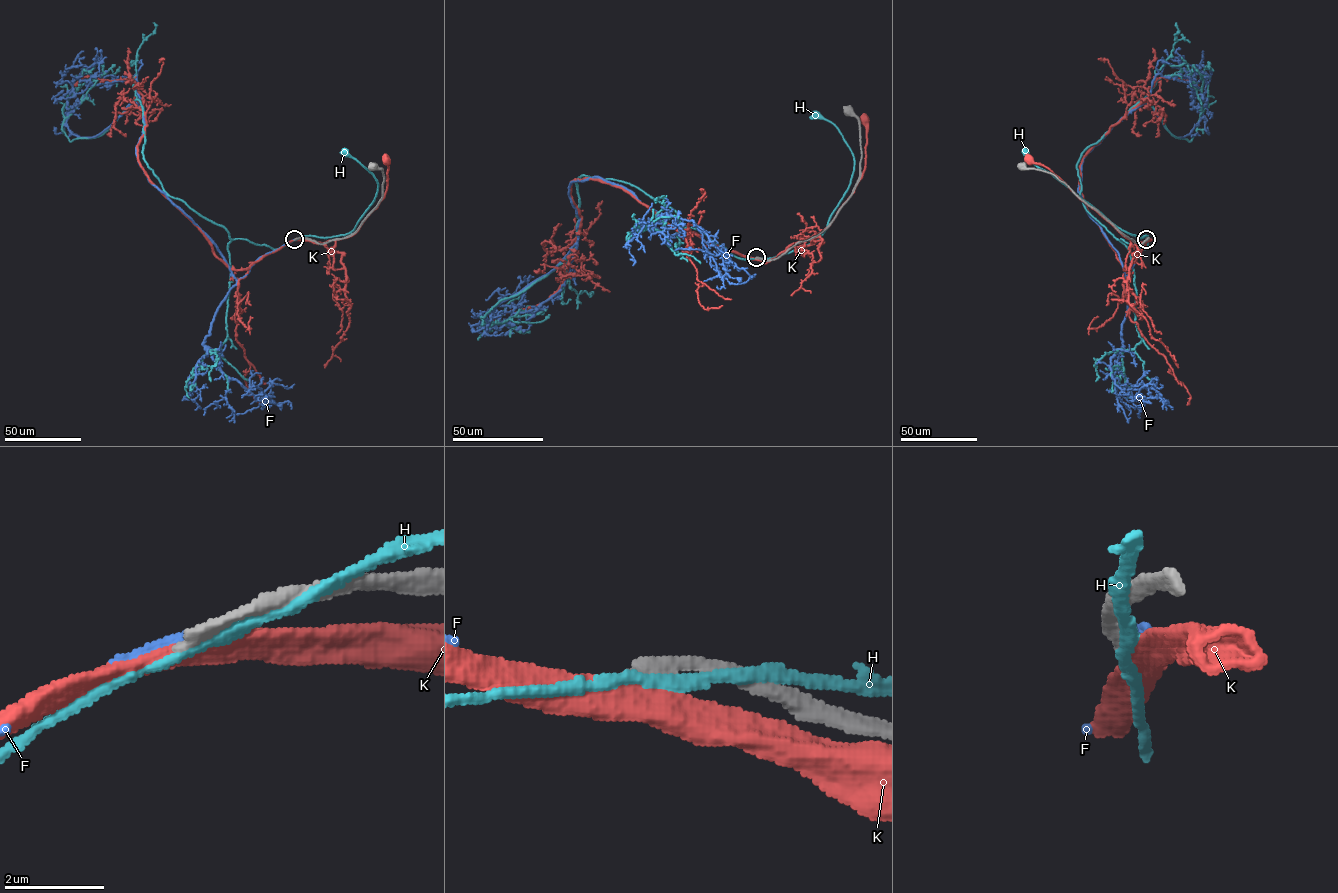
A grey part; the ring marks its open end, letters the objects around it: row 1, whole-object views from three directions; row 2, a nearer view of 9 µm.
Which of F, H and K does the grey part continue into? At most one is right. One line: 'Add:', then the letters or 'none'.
Add: none

